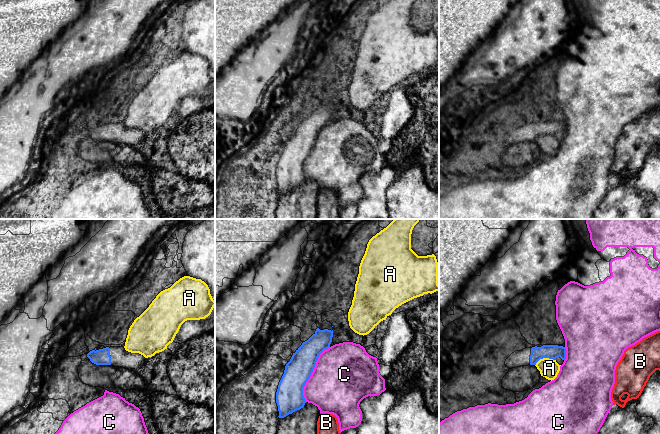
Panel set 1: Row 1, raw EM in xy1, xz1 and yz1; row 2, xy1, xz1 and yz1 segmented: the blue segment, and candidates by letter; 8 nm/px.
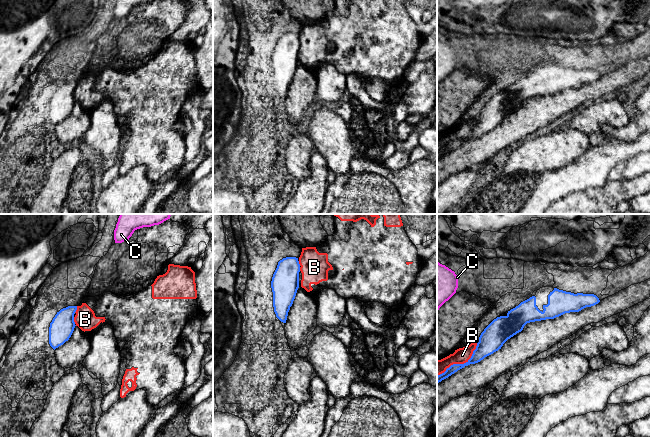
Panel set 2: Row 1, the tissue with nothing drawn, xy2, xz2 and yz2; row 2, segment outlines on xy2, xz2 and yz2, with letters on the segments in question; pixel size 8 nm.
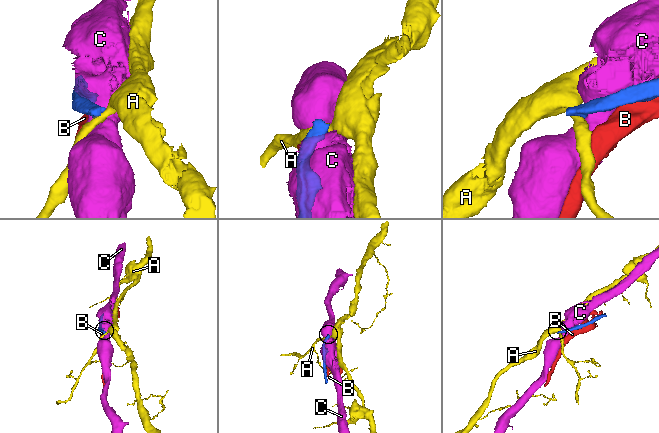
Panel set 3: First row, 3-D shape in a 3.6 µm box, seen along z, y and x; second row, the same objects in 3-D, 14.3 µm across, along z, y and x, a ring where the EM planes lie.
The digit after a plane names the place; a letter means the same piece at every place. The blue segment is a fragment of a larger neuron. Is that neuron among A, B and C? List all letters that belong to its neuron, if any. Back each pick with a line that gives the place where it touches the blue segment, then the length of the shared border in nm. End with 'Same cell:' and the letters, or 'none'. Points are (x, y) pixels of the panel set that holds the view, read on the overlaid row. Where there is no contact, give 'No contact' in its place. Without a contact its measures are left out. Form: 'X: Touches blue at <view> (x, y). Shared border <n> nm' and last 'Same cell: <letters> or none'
Same cell: none

